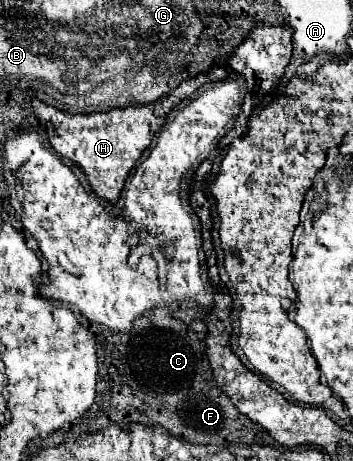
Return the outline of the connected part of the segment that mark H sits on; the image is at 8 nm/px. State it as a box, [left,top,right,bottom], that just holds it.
[32,77,198,203]

